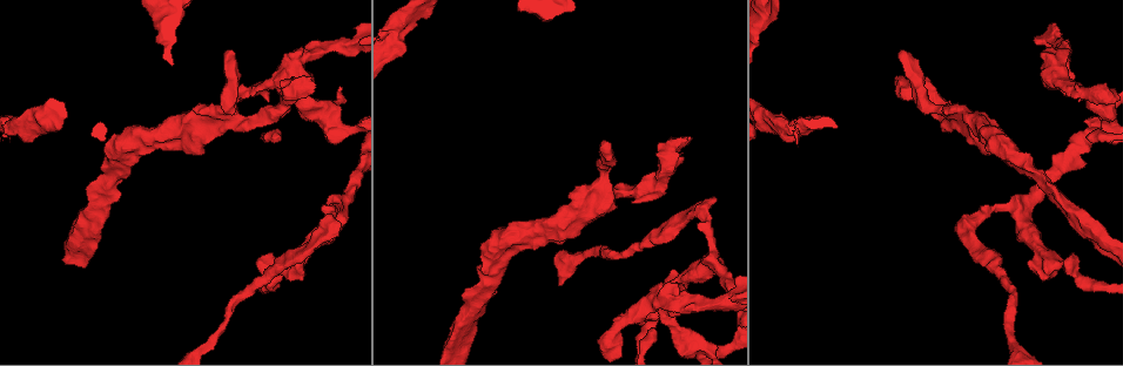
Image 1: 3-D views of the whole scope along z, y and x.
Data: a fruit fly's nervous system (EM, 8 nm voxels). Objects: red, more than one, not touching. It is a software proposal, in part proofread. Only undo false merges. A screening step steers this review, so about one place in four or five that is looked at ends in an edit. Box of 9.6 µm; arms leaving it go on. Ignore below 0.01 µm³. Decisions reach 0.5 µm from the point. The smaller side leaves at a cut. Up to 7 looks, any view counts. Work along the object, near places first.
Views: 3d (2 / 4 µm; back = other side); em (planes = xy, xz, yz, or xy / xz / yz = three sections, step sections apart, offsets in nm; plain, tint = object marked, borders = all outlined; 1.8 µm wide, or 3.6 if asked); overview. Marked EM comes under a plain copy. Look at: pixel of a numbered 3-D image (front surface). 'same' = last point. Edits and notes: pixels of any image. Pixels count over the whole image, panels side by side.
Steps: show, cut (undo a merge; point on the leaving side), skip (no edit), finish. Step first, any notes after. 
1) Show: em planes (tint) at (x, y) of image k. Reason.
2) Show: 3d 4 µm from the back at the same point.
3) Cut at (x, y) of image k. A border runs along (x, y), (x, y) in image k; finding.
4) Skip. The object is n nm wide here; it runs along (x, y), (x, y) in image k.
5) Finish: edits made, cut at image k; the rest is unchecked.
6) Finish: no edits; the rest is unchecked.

Show: em 3.6 µm xy step 16 (tint) at (661, 300) of image 1. Sudden change in width.

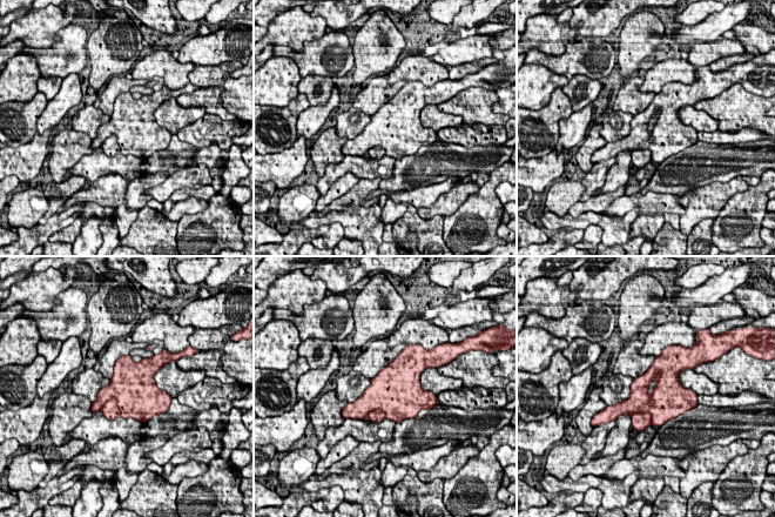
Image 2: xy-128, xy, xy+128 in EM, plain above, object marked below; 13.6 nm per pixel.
Show: em 3.6 µm planes (tint) at the same point.

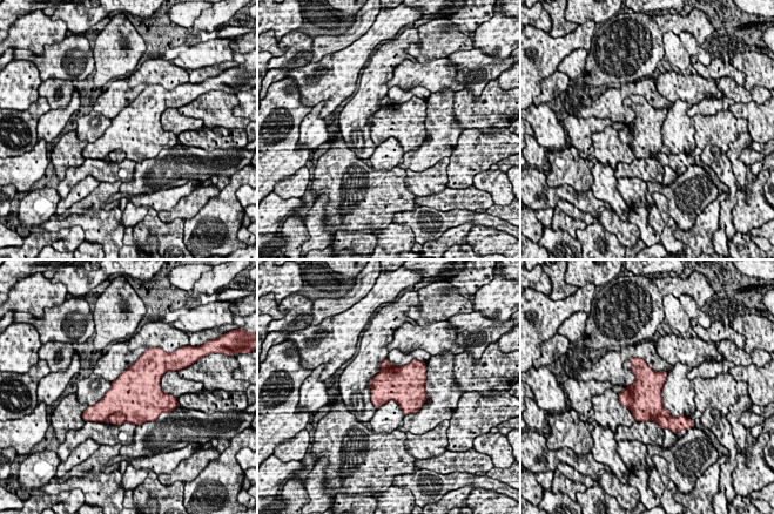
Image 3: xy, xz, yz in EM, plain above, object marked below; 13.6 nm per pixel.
Cut at (127, 397) of image 3. The object is 480 nm wide here; a border runs along (107, 418), (120, 412), (126, 420) in image 3; a second neuron is stuck on.

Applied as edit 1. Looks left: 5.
Show: 3d 4 µm at (607, 196) of image 1. Three arms meet.

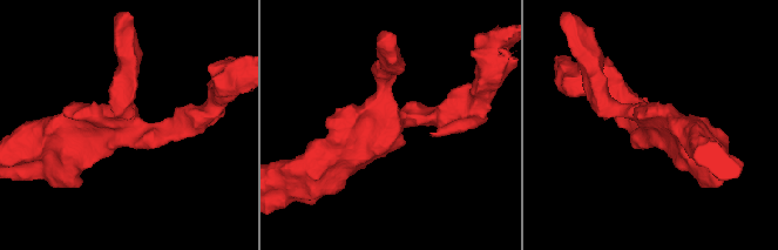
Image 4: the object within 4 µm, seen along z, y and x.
Show: em yz step 8 (tint) at (129, 122) of image 4. Now the EM.

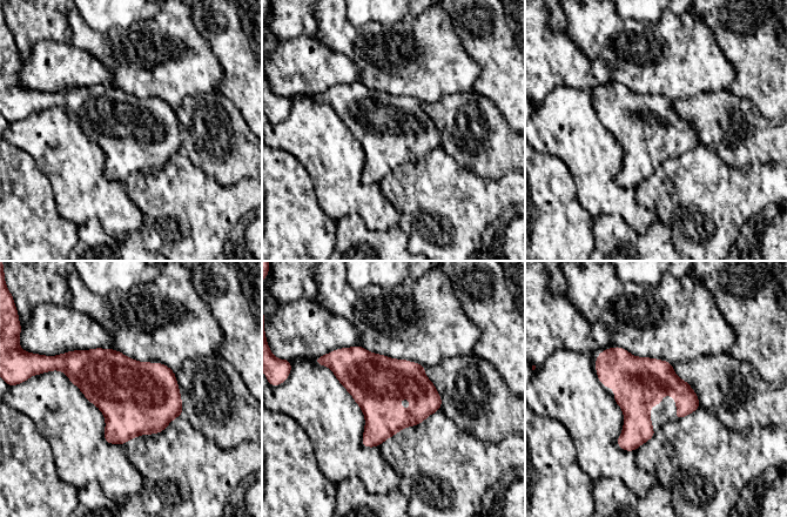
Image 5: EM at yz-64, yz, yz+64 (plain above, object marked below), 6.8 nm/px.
Show: em xz step 16 (tint) at the same point. Another direction.

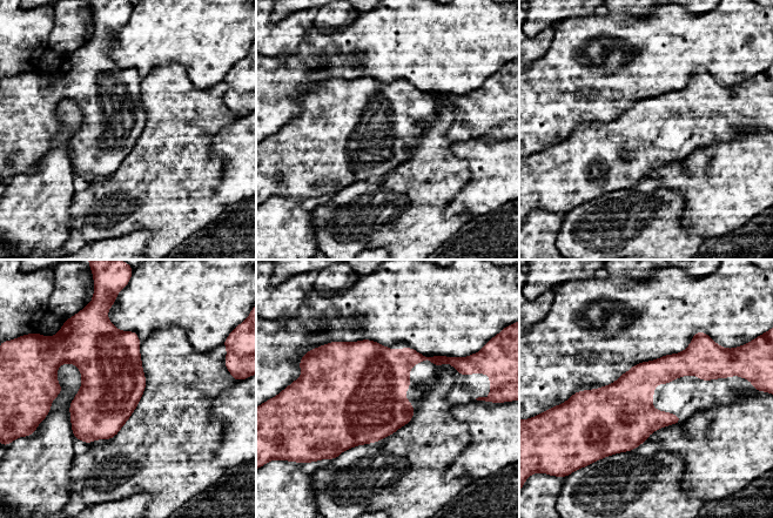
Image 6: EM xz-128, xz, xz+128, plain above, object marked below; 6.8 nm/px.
Skip. The object is 220 nm wide here; all the same neuron.

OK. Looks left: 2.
Finish: edits made, cut at image 3; the rest is unchecked.

